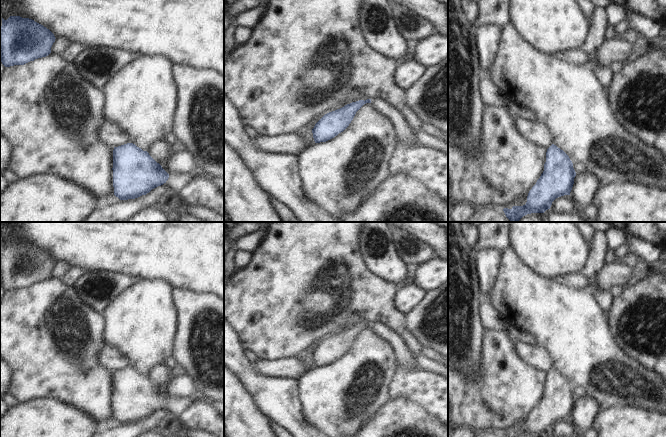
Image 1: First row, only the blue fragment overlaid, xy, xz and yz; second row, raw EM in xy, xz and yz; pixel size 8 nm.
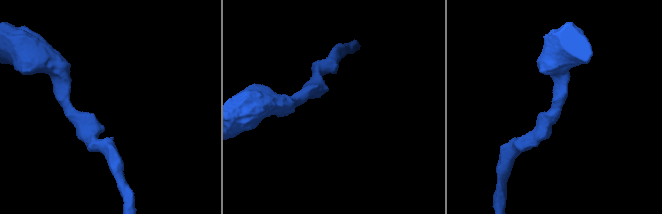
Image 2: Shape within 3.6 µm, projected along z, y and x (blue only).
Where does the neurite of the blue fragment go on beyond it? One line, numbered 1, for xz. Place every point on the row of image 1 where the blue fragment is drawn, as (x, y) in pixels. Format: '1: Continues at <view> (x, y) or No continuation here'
1: No continuation here.

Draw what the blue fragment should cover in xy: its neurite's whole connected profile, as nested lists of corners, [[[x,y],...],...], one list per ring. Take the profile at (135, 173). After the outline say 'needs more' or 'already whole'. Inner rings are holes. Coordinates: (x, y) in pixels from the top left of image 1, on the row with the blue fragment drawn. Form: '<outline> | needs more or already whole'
[[[133,143],[114,147],[112,170],[114,195],[120,200],[146,195],[164,183],[177,193],[194,178],[193,173],[168,174],[147,151]]] | needs more

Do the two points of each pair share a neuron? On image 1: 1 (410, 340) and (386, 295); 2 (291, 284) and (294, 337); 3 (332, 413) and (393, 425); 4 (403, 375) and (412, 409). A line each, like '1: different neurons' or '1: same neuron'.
1: same neuron
2: same neuron
3: different neurons
4: different neurons

